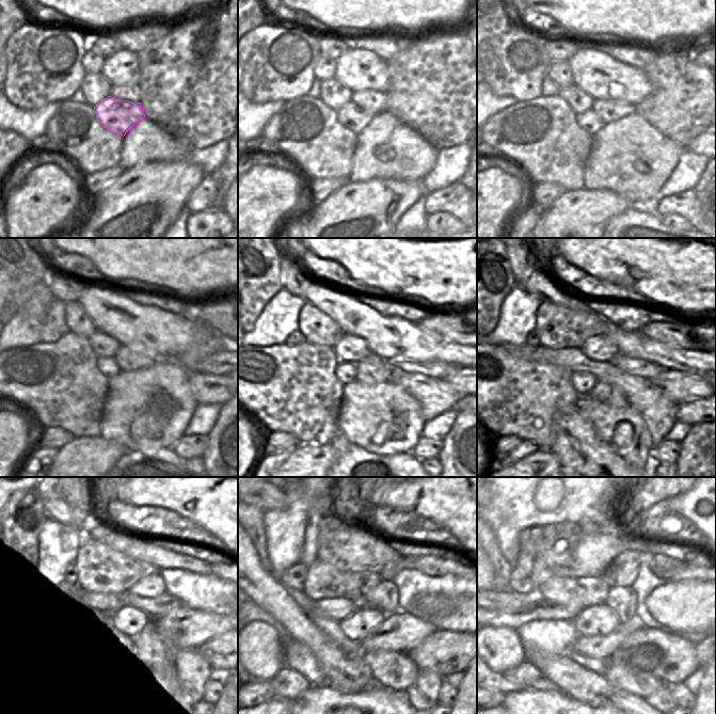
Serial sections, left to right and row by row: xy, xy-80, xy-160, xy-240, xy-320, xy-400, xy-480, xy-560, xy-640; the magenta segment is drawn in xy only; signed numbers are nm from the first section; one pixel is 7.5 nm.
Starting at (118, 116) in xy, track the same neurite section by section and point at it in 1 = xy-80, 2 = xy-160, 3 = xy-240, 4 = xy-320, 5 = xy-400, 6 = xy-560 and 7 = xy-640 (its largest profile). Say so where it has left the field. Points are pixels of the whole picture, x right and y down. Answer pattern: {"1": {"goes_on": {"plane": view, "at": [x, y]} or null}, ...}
{"1": {"goes_on": {"plane": "xy-80", "at": [351, 116]}}, "2": {"goes_on": {"plane": "xy-160", "at": [589, 121]}}, "3": {"goes_on": {"plane": "xy-240", "at": [107, 365]}}, "4": {"goes_on": {"plane": "xy-320", "at": [346, 373]}}, "5": {"goes_on": {"plane": "xy-400", "at": [584, 382]}}, "6": {"goes_on": {"plane": "xy-560", "at": [355, 627]}}, "7": {"goes_on": {"plane": "xy-640", "at": [599, 620]}}}

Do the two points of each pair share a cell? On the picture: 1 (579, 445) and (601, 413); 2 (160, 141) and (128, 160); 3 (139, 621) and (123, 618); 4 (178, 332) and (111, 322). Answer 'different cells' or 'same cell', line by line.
1: different cells
2: same cell
3: same cell
4: same cell

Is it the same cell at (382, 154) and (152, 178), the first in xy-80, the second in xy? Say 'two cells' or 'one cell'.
two cells

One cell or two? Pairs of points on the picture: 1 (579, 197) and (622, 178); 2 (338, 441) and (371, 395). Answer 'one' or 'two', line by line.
1: two
2: two

